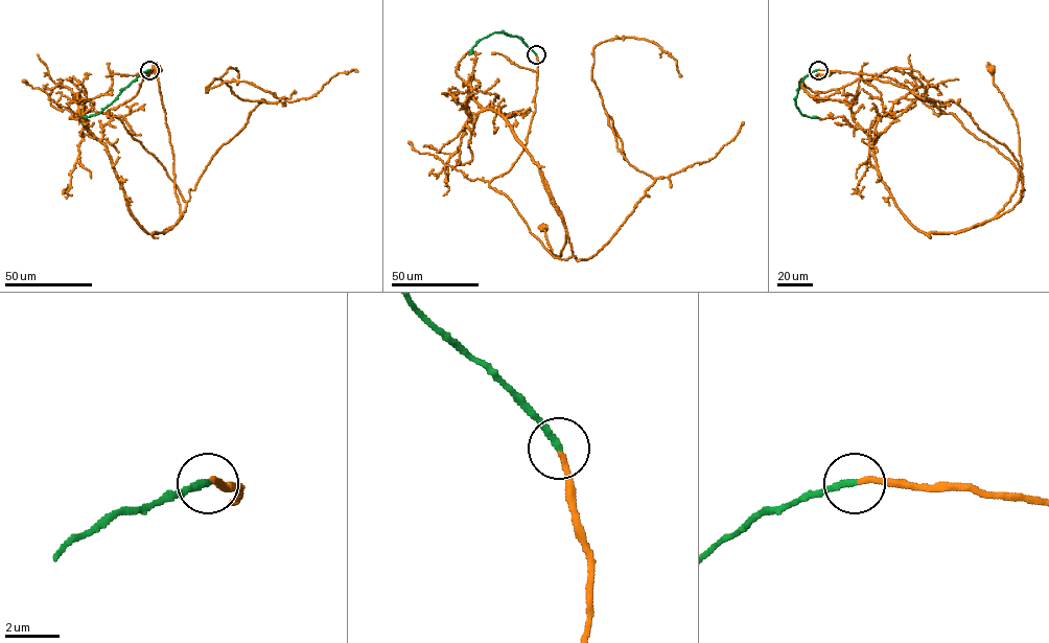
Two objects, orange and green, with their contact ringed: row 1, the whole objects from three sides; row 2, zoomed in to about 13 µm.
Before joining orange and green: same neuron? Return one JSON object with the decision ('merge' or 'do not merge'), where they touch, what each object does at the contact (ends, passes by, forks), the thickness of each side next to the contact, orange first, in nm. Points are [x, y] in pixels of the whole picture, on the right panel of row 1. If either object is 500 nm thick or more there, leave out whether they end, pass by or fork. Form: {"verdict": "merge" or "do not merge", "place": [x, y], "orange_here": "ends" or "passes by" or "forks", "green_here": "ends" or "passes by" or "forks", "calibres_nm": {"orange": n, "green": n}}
{"verdict": "merge", "place": [818, 70], "orange_here": "ends", "green_here": "ends", "calibres_nm": {"orange": 190, "green": 240}}

